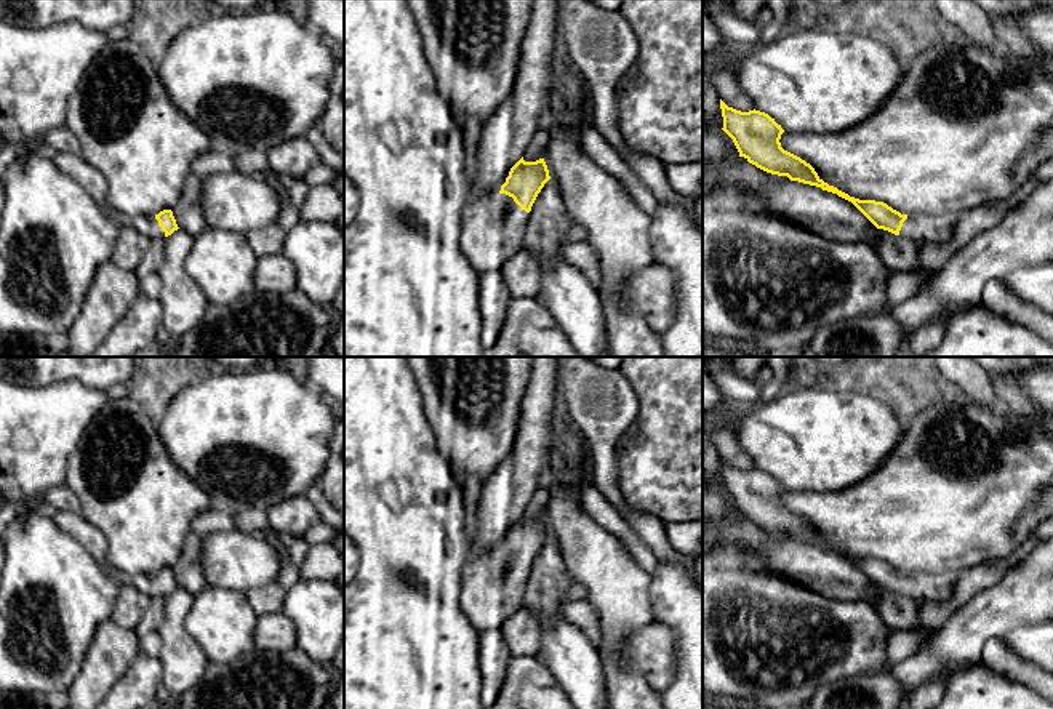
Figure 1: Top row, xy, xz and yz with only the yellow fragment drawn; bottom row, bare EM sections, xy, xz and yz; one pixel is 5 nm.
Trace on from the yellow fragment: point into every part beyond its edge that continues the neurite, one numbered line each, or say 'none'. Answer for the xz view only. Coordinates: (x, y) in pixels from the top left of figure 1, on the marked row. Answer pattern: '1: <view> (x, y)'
1: xz (487, 239)

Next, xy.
1: xy (148, 224)

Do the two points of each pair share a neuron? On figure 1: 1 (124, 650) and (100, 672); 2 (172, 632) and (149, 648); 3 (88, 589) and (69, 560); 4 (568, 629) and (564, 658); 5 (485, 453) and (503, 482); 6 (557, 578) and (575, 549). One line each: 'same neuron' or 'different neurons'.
1: same neuron
2: different neurons
3: same neuron
4: same neuron
5: different neurons
6: different neurons

